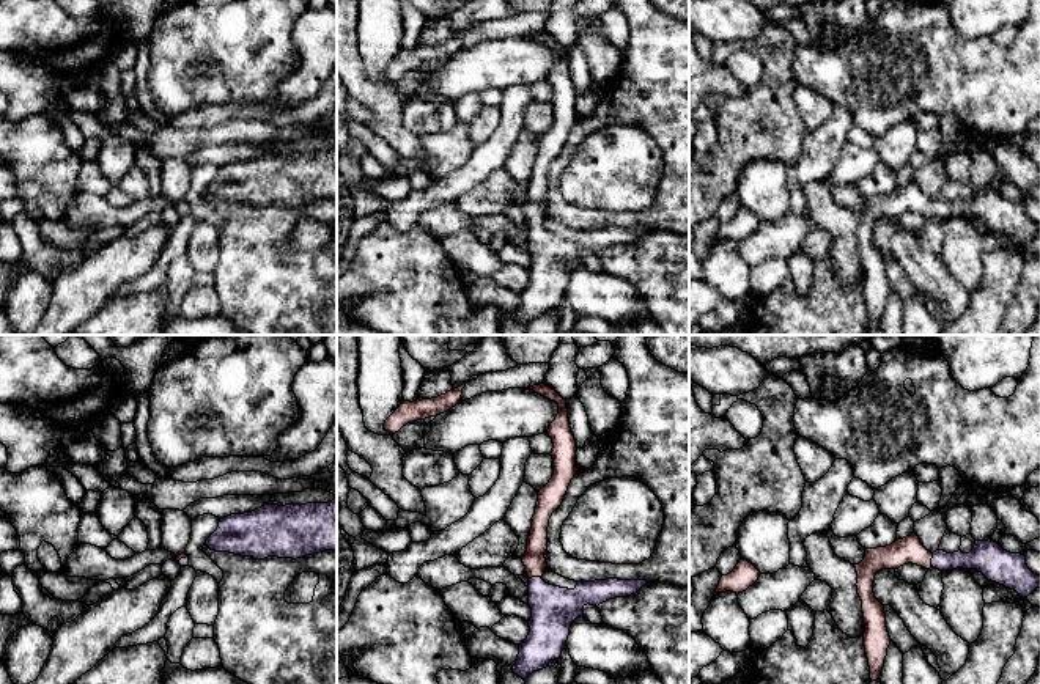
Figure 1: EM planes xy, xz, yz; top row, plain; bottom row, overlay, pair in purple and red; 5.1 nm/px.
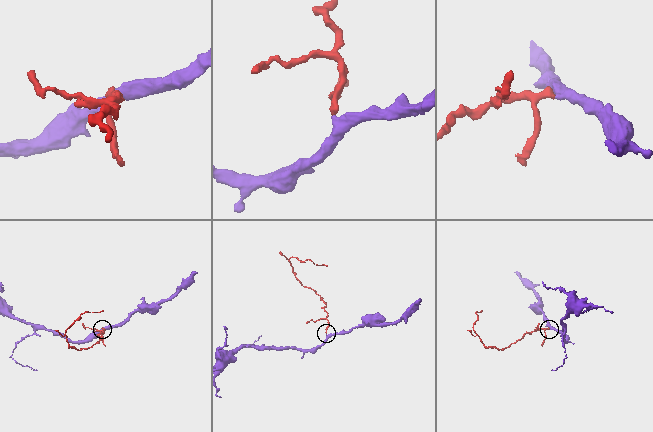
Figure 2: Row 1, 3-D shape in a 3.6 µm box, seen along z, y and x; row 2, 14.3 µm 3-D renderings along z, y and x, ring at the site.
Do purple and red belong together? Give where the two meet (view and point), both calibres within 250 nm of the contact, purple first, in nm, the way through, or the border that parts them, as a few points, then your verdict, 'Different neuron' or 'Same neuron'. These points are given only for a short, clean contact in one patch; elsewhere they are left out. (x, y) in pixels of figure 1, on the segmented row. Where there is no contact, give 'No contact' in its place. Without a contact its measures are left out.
Touches purple at yz (932, 560). Thickness 130 nm (purple) against 140 nm. Path across: yz (980, 558), (932, 560), (910, 549). Same neuron

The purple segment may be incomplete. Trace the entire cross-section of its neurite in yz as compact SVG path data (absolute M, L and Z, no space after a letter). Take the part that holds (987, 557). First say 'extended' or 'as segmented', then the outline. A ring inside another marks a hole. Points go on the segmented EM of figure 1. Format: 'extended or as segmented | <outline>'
extended | M913 531L891 546L865 549L865 557L854 564L857 572L857 594L862 601L864 613L864 646L870 667L870 679L881 676L891 637L886 627L884 605L875 598L873 582L881 569L898 569L903 564L917 564L925 569L975 569L988 580L1015 590L1021 598L1027 598L1035 588L1040 588L1040 576L1034 574L1021 553L1010 553L998 542L975 541L969 553L961 550L947 553L944 550L928 552Z

